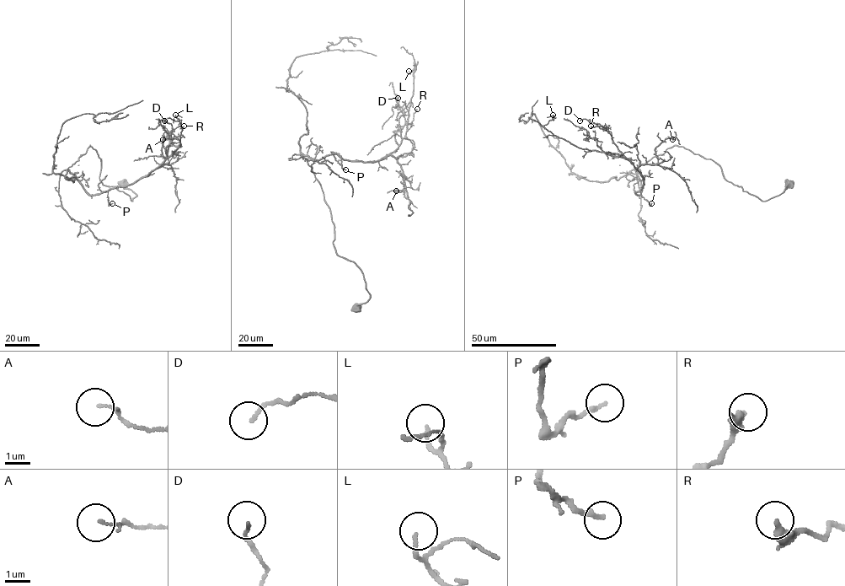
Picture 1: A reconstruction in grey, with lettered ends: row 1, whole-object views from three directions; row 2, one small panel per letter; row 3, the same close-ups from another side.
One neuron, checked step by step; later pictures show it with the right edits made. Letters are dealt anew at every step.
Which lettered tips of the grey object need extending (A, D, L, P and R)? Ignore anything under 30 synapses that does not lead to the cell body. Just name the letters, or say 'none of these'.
none of these

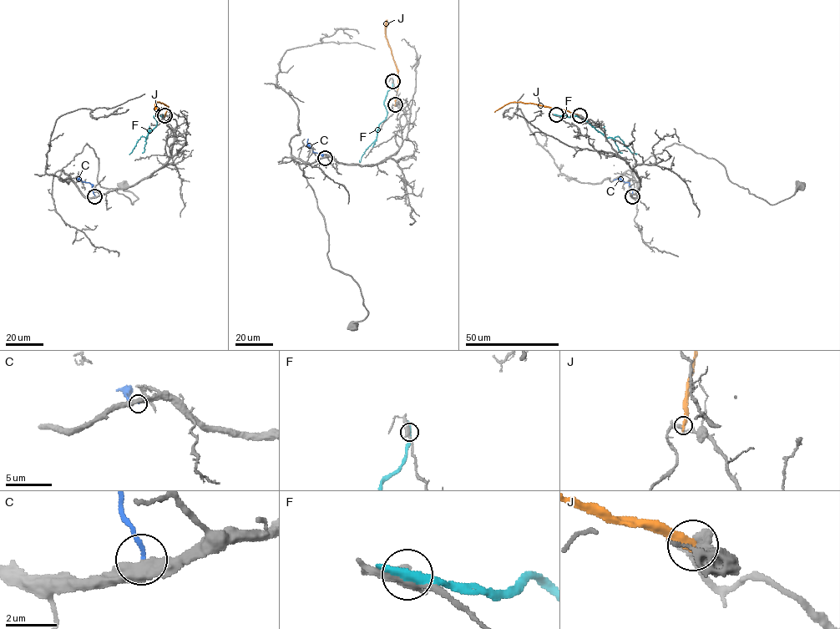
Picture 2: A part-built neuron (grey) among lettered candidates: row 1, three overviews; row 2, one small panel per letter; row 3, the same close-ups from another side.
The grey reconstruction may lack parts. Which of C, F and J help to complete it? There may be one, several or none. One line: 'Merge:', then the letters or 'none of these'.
Merge: none of these

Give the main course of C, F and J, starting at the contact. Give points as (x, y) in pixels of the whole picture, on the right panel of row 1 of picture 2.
C: (632, 196), (629, 182), (618, 179), (614, 180)
F: (556, 115), (579, 117), (607, 138), (618, 136), (635, 154)
J: (579, 115), (559, 108), (522, 102), (508, 103), (494, 112)

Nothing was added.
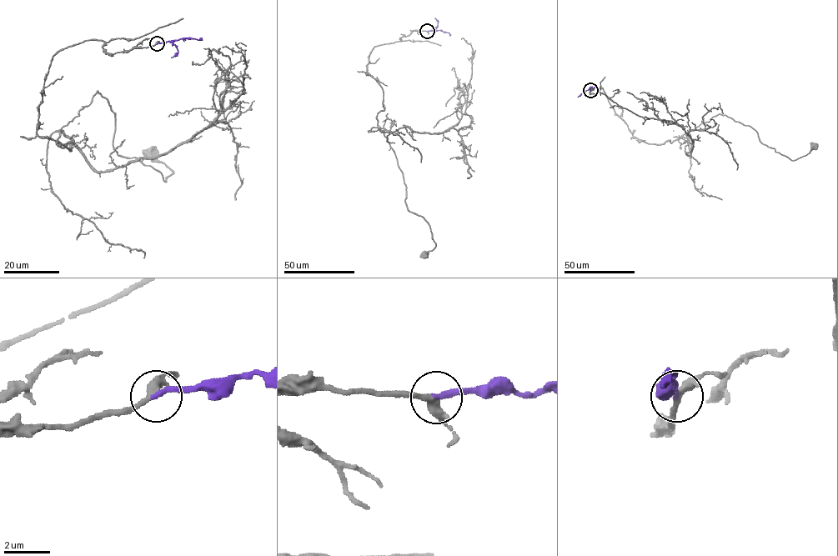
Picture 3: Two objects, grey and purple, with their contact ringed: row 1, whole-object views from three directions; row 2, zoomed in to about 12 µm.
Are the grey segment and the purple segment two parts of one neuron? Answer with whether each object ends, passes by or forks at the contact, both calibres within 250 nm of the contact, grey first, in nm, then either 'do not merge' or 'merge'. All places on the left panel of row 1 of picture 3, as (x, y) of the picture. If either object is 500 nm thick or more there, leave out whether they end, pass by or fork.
grey passes by | purple ends | 320/240 nm | merge

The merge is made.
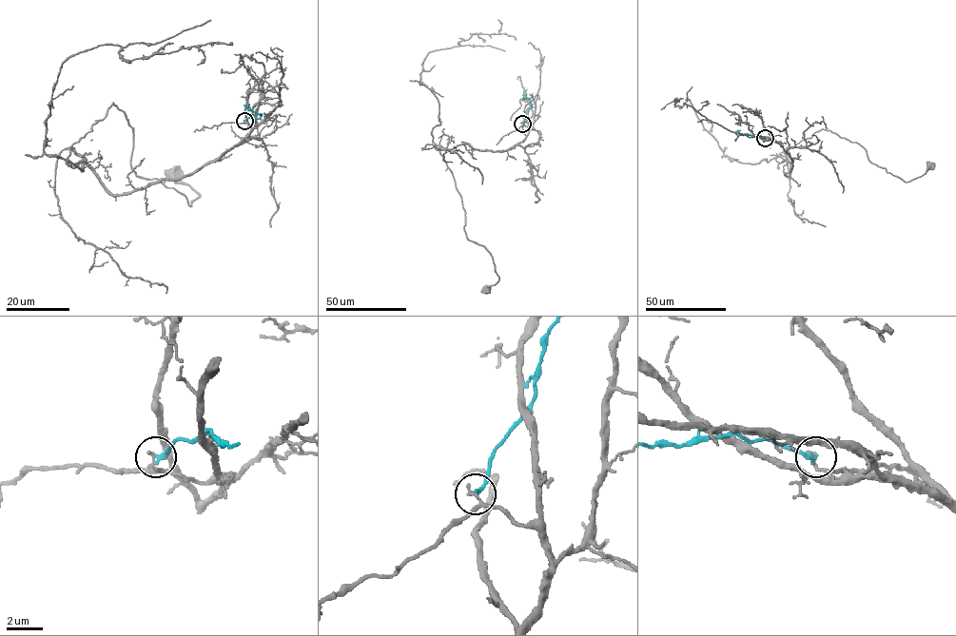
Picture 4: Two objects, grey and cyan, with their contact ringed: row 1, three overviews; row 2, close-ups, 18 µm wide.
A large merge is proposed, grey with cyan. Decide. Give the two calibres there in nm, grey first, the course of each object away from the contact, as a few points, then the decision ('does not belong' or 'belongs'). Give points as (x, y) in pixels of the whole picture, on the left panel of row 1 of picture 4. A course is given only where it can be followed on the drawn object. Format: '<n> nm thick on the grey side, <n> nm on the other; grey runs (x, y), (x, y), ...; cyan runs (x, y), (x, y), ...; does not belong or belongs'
180 nm thick on the grey side, 220 nm on the other; grey runs (243, 121), (215, 159), (122, 194), (70, 147), (113, 103), (135, 174), (190, 205), (173, 174); cyan runs (244, 121), (262, 116), (244, 106); does not belong

